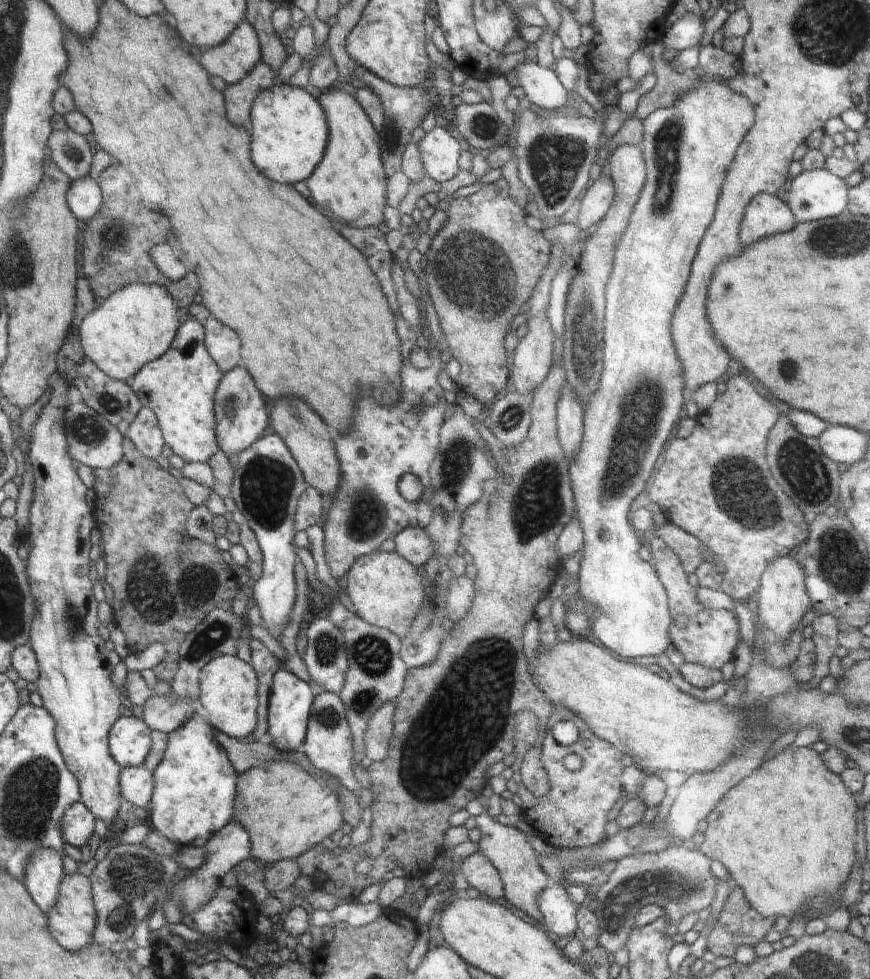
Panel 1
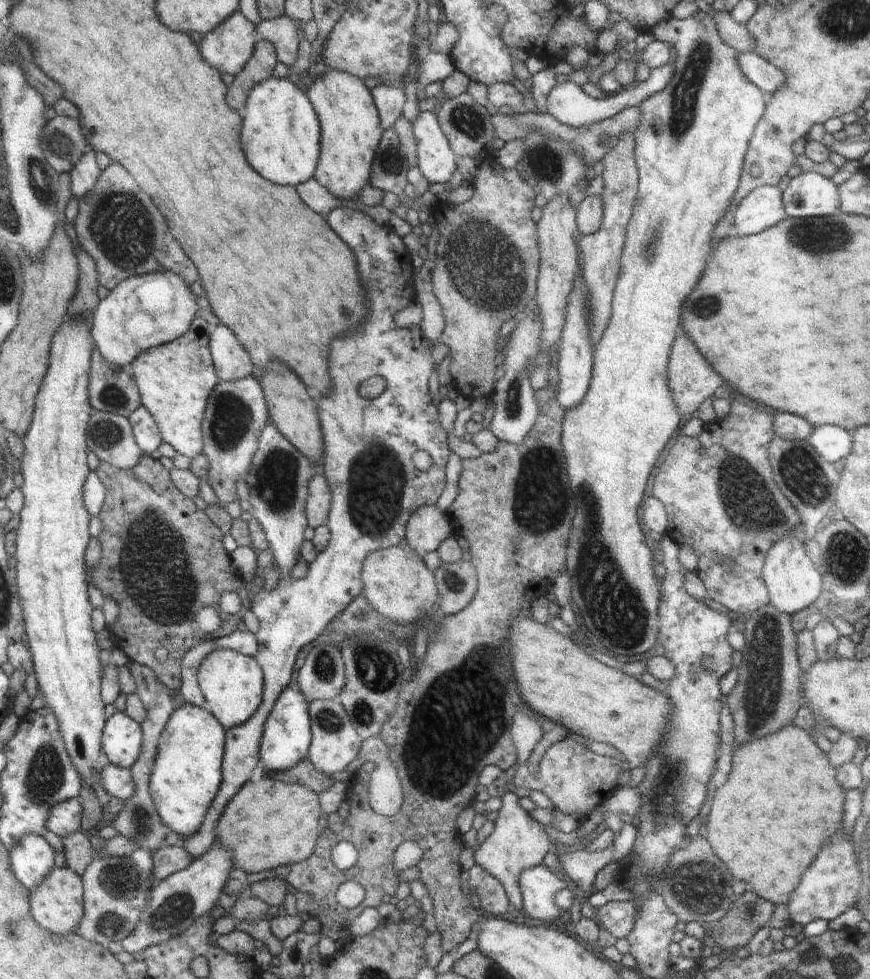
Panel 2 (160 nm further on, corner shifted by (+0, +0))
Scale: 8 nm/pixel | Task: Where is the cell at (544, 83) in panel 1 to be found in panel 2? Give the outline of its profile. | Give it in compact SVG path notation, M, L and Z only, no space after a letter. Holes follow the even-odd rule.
M672 59L663 67L654 69L649 74L649 77L641 83L634 83L616 92L608 99L597 99L589 96L584 92L576 82L570 80L555 84L547 97L547 112L550 113L556 120L569 127L587 127L594 123L603 121L618 114L622 109L628 107L638 107L640 102L648 98L652 93L661 91L670 82L673 75L675 60Z

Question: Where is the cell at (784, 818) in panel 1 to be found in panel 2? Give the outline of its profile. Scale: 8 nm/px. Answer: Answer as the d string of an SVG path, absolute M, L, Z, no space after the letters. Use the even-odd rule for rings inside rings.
M783 726L779 731L750 740L735 750L730 776L714 792L703 833L714 854L733 876L747 882L748 891L776 905L786 905L822 842L838 830L844 814L844 789L836 784L837 774L834 774L832 764L828 764L828 754L802 727Z

